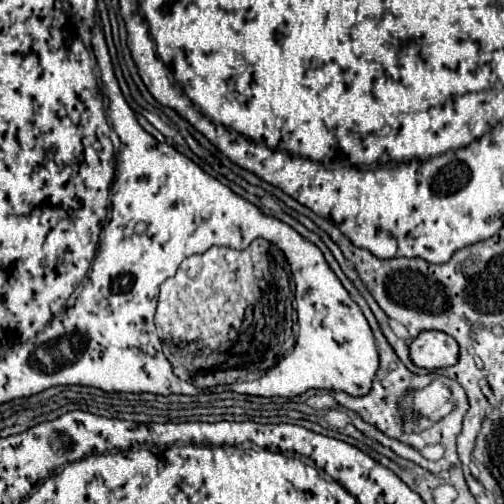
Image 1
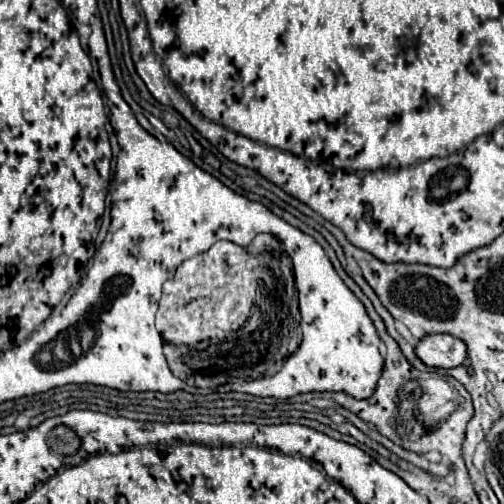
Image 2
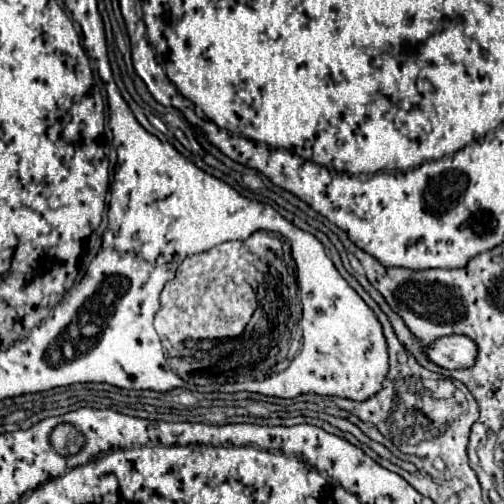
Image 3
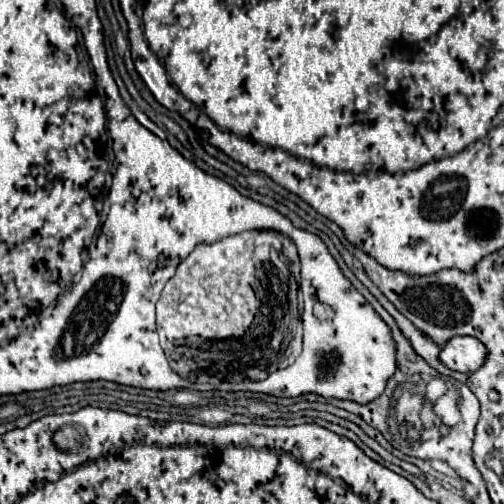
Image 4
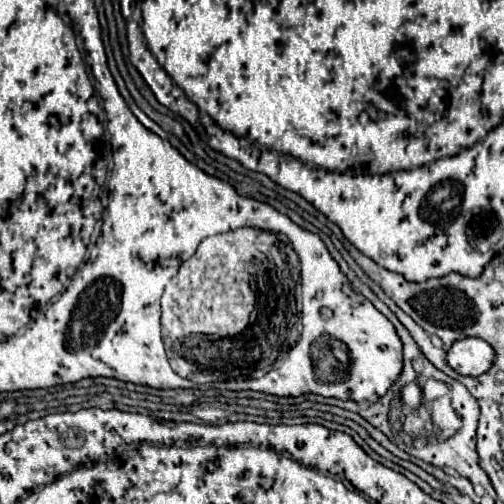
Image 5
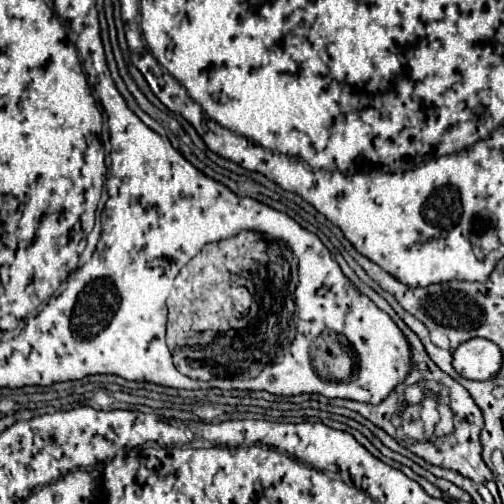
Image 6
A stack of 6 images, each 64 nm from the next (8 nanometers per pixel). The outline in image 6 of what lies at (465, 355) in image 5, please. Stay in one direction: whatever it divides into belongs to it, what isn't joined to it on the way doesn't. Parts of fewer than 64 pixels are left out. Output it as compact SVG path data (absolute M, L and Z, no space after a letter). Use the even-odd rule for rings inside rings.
M470 338L454 350L452 366L468 380L486 380L500 368L500 348L486 338Z

